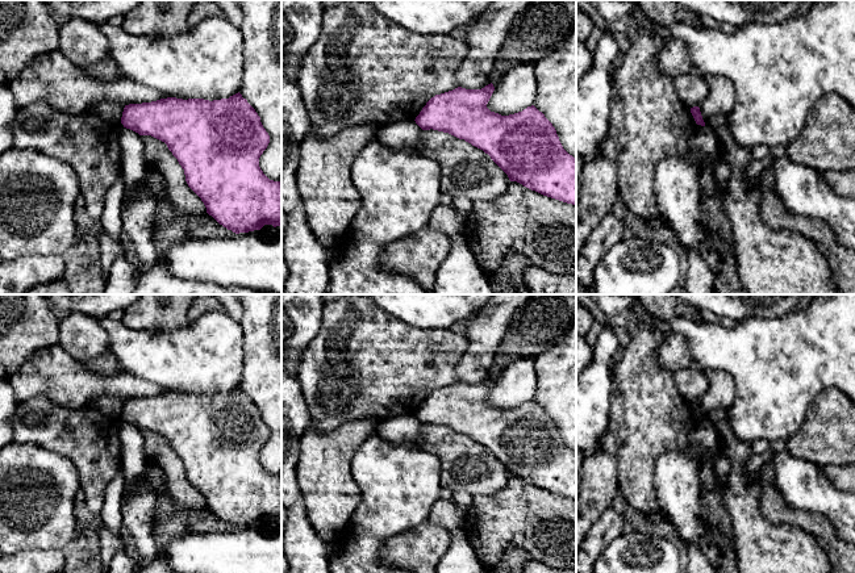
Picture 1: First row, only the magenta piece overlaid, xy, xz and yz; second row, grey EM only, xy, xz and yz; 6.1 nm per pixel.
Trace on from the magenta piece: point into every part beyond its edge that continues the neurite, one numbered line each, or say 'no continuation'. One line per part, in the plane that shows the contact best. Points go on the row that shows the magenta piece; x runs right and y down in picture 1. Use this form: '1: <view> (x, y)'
no continuation

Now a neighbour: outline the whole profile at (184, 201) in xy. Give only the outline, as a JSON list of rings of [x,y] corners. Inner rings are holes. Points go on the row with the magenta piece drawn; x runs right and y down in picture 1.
[[[141,135],[149,168],[157,170],[164,181],[167,198],[174,210],[184,216],[207,213],[201,198],[188,187],[184,170],[167,145],[151,135]]]

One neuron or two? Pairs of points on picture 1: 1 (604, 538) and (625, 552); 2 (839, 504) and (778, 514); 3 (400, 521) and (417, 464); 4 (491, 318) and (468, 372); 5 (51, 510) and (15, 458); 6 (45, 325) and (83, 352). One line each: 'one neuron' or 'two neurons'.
1: two neurons
2: two neurons
3: one neuron
4: one neuron
5: one neuron
6: two neurons

